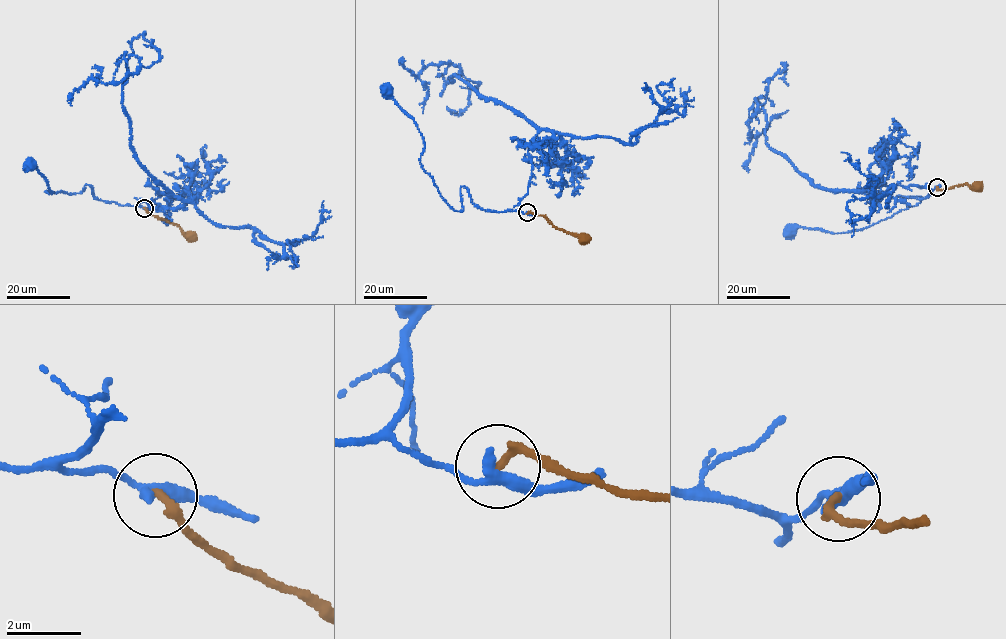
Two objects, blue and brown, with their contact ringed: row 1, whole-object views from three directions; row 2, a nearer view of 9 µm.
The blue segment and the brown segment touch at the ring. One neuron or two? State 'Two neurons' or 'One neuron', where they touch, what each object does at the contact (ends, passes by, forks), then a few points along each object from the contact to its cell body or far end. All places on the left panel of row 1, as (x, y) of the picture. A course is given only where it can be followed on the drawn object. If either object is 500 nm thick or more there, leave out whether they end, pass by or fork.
Two neurons. Place: (144, 208). At the ring blue passes by. At the ring brown ends. Course of blue: (144, 208), (96, 198), (85, 184), (83, 191), (76, 193), (46, 192), (52, 192), (48, 182), (32, 163). Course of brown: (144, 208), (153, 215), (178, 225), (184, 235), (191, 235)

